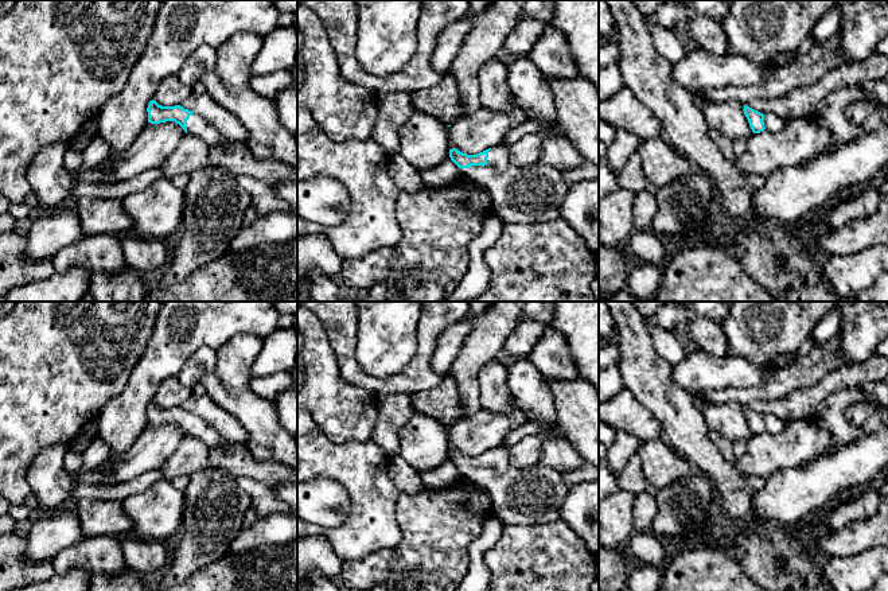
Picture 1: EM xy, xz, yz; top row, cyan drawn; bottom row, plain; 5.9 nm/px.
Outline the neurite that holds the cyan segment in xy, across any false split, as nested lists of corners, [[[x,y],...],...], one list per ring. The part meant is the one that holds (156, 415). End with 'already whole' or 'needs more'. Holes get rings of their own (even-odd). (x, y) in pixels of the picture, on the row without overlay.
[[[152,401],[148,405],[147,413],[148,424],[160,425],[165,423],[175,423],[184,431],[186,435],[200,439],[209,447],[209,450],[230,443],[203,419],[188,411],[184,411],[180,407],[161,408]]]; needs more

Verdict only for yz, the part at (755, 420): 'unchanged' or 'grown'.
grown

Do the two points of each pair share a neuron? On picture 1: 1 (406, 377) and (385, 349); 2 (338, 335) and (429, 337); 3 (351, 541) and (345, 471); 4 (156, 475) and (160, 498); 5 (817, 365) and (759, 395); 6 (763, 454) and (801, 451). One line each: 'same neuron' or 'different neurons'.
1: different neurons
2: same neuron
3: same neuron
4: different neurons
5: same neuron
6: same neuron

